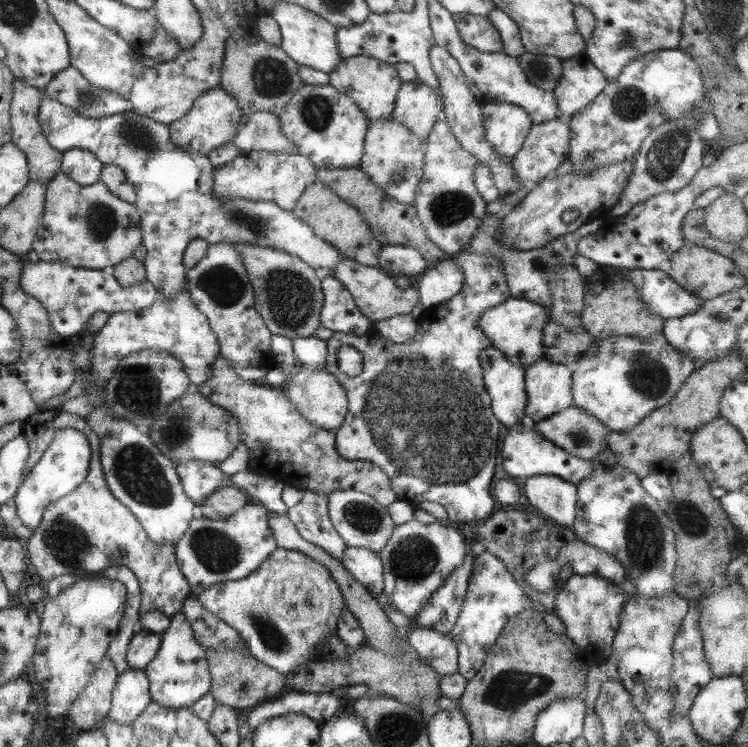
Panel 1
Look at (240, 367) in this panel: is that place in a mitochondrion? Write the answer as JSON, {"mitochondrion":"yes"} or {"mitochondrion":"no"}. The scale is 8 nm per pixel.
{"mitochondrion":"no"}

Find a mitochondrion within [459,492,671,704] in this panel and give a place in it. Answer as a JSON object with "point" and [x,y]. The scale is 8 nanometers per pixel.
{"point":[645,536]}

